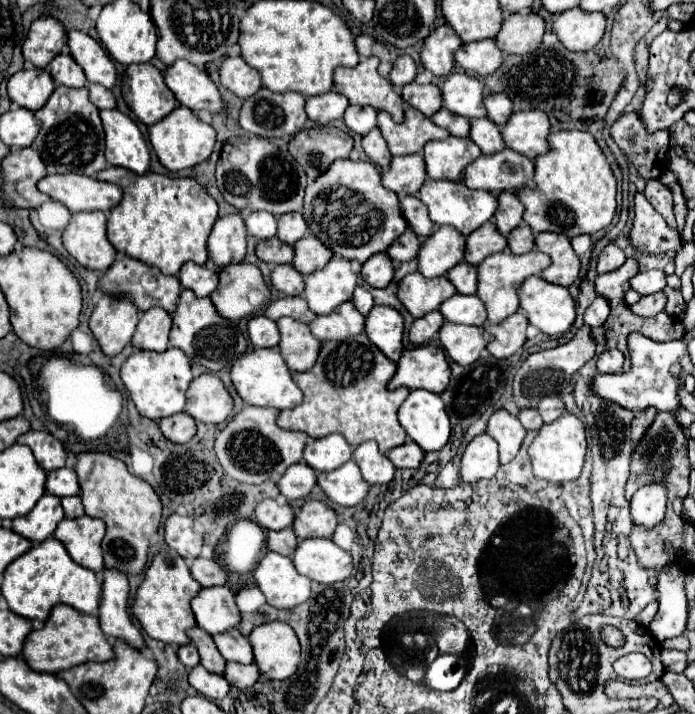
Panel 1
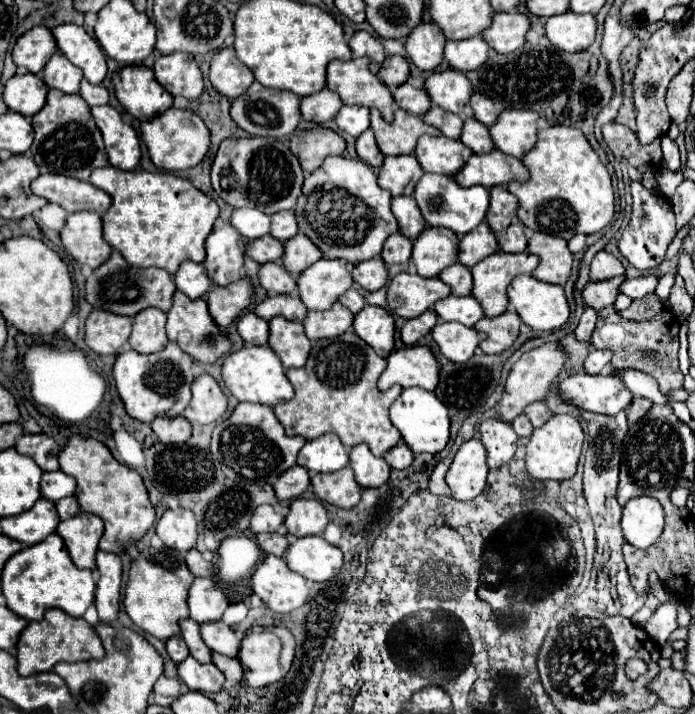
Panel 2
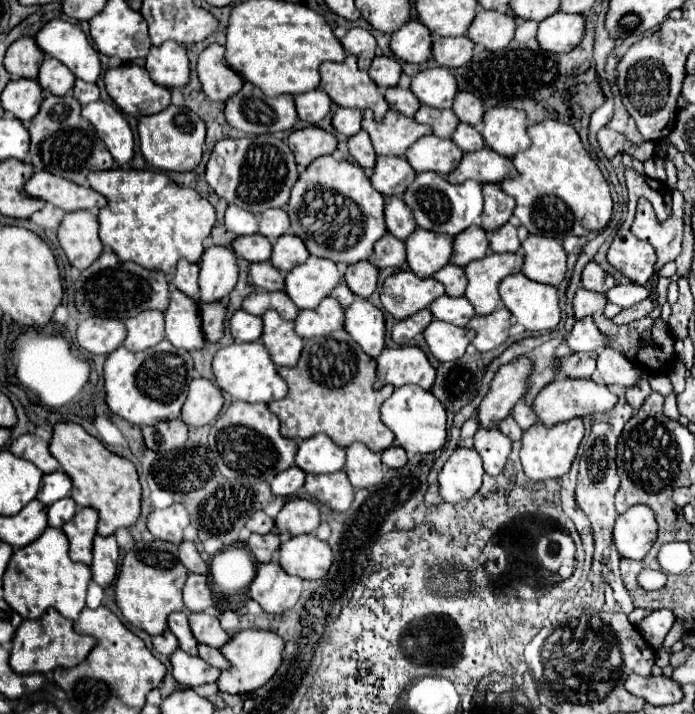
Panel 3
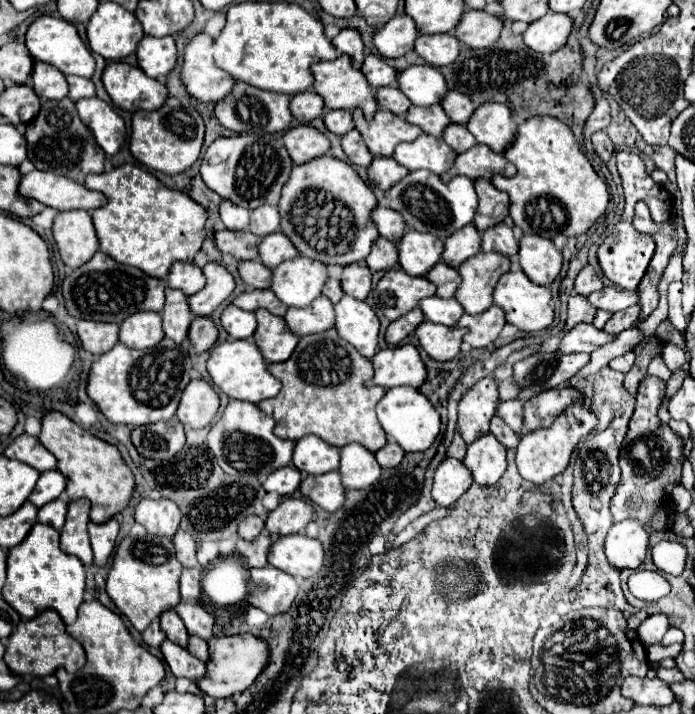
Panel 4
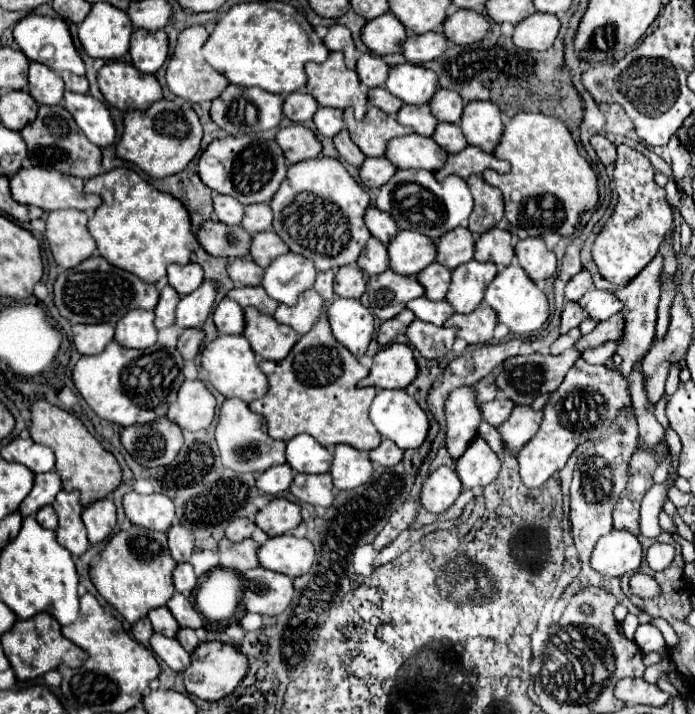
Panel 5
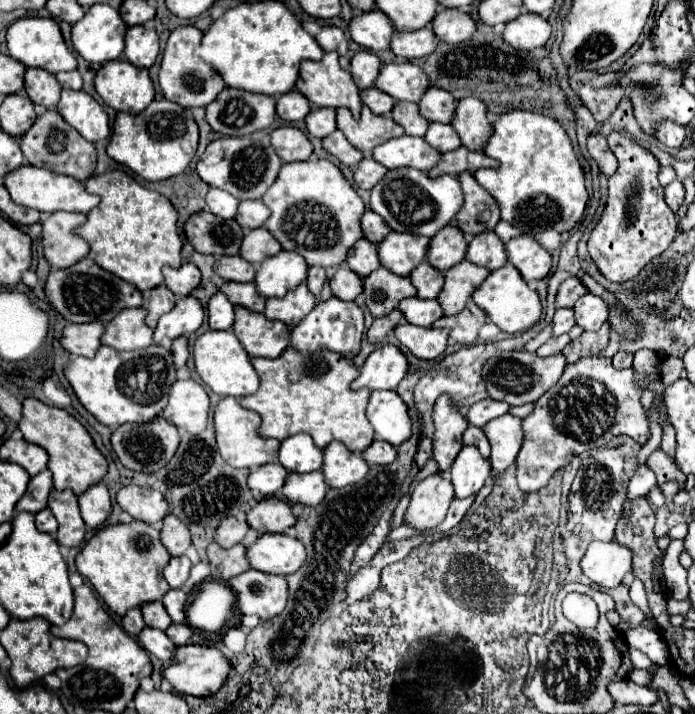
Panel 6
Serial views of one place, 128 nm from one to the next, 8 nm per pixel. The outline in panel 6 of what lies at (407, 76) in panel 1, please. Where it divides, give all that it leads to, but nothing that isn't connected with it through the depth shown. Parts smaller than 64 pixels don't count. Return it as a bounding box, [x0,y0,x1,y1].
[350,50,382,90]

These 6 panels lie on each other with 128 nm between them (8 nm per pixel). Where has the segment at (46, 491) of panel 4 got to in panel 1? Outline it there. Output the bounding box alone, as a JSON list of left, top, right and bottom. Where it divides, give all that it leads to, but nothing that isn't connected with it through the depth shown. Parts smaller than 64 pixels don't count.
[46,468,80,498]

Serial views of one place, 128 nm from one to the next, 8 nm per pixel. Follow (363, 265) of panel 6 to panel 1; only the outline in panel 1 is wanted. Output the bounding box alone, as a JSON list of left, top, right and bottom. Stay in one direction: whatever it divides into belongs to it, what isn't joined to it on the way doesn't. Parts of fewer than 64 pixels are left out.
[388,228,420,264]

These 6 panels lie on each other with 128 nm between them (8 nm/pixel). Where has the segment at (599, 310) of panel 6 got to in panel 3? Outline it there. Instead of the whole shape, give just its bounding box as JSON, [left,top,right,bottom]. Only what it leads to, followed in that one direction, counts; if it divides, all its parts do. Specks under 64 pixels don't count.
[606,284,648,308]

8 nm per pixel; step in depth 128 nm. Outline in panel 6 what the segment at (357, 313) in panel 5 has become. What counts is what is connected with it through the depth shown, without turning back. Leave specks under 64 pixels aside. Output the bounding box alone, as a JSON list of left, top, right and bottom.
[290,296,364,360]

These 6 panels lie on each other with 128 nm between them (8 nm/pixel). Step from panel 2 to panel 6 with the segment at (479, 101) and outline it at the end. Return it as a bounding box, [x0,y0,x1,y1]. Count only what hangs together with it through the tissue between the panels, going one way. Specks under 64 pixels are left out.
[420,88,456,124]

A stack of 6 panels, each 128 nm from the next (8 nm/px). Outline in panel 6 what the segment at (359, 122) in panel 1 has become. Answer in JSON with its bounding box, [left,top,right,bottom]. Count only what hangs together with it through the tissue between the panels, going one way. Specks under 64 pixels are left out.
[306,108,336,138]

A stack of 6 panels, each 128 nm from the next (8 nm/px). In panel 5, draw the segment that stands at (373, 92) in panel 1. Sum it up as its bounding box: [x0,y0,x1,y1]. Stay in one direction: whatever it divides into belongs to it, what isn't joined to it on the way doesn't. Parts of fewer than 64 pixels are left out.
[306,52,368,120]

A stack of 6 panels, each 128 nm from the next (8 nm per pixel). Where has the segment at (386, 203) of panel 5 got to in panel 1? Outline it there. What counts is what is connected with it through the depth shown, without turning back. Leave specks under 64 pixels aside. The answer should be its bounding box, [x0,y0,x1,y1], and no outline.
[418,180,498,236]

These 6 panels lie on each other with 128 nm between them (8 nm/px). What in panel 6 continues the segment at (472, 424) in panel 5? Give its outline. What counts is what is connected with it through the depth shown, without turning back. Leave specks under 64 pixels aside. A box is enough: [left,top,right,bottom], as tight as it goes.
[434,396,468,470]

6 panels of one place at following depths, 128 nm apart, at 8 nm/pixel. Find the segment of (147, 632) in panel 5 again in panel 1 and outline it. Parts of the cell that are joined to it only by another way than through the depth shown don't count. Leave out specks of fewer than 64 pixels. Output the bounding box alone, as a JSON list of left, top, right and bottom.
[178,644,200,668]

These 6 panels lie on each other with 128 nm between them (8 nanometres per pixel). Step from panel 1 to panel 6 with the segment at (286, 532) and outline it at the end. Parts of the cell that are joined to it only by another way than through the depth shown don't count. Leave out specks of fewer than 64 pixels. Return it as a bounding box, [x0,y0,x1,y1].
[208,542,250,582]

